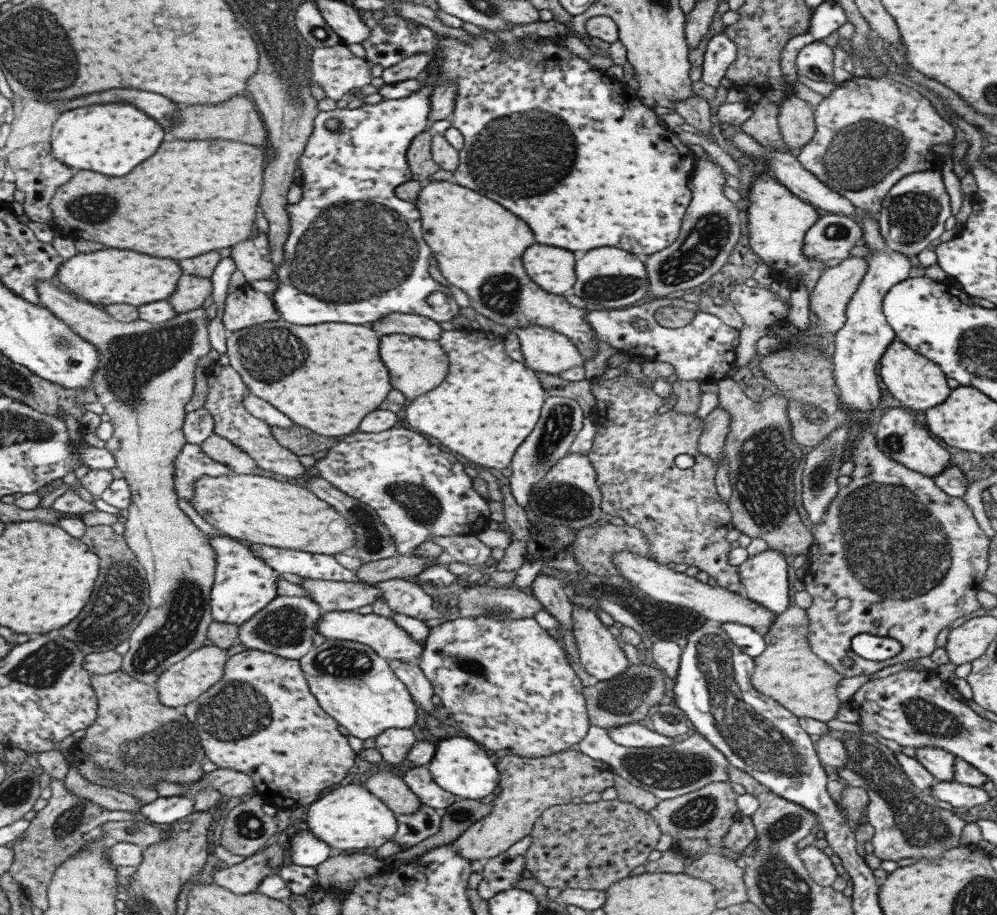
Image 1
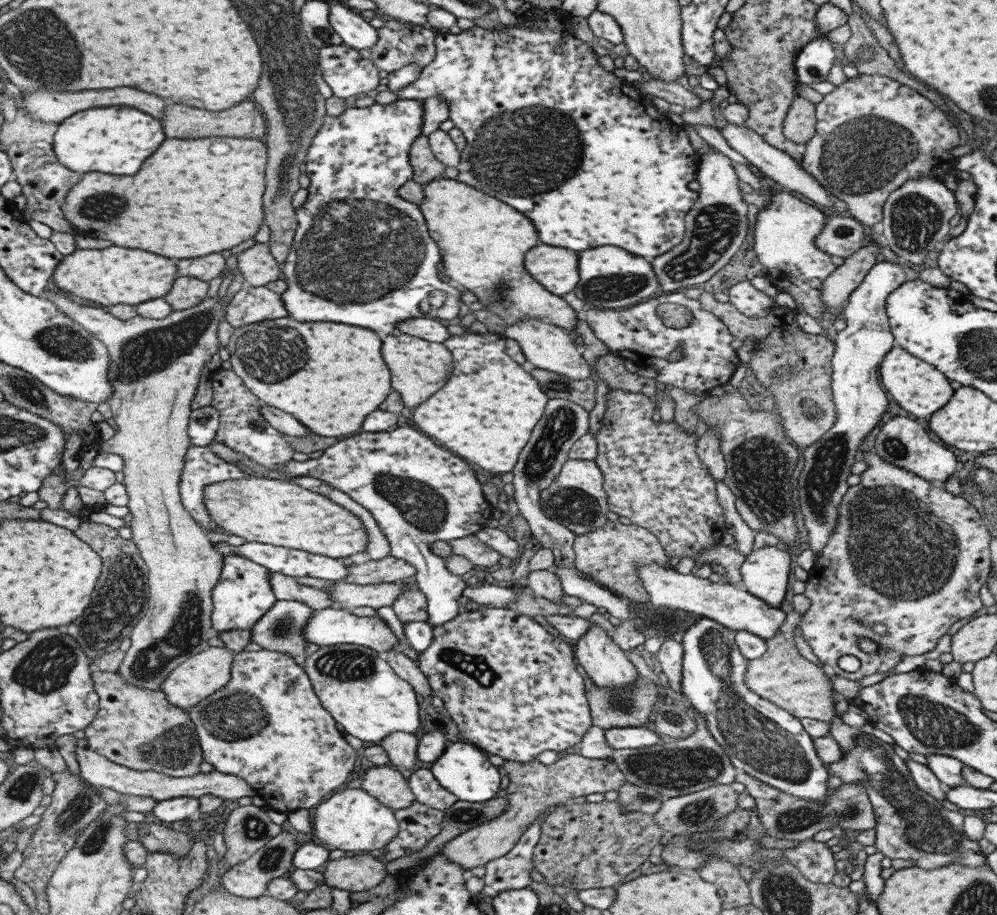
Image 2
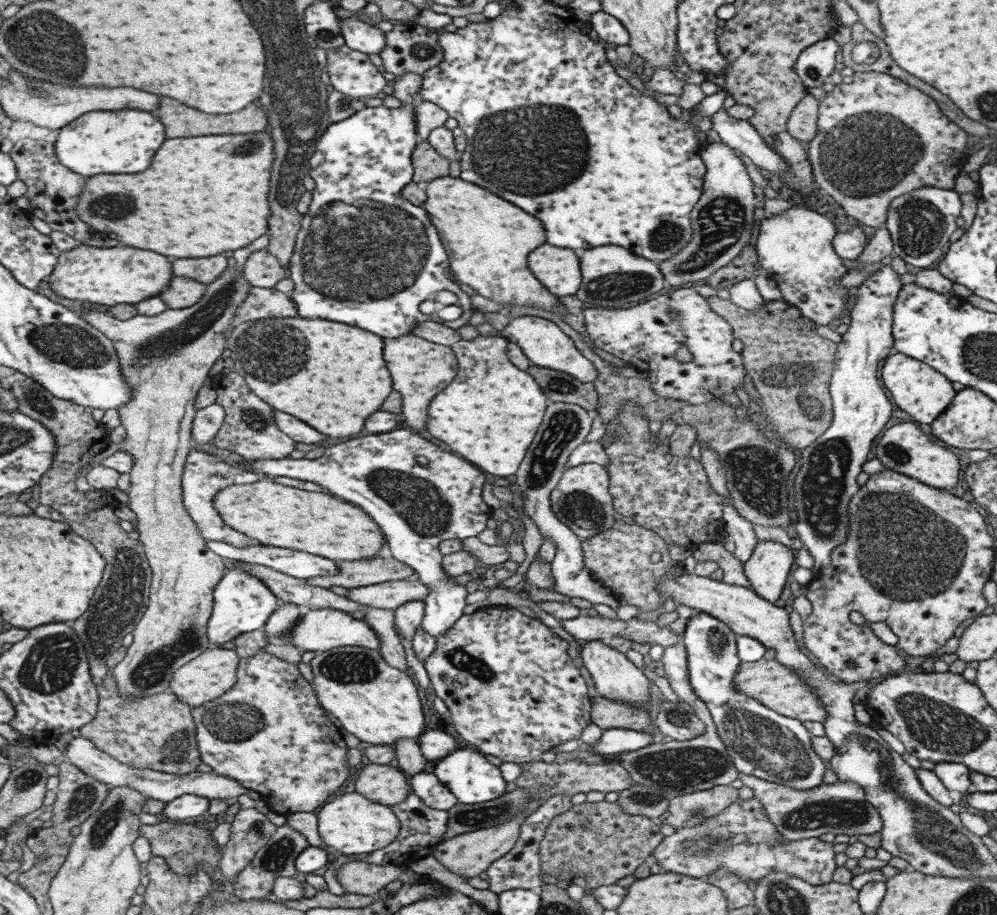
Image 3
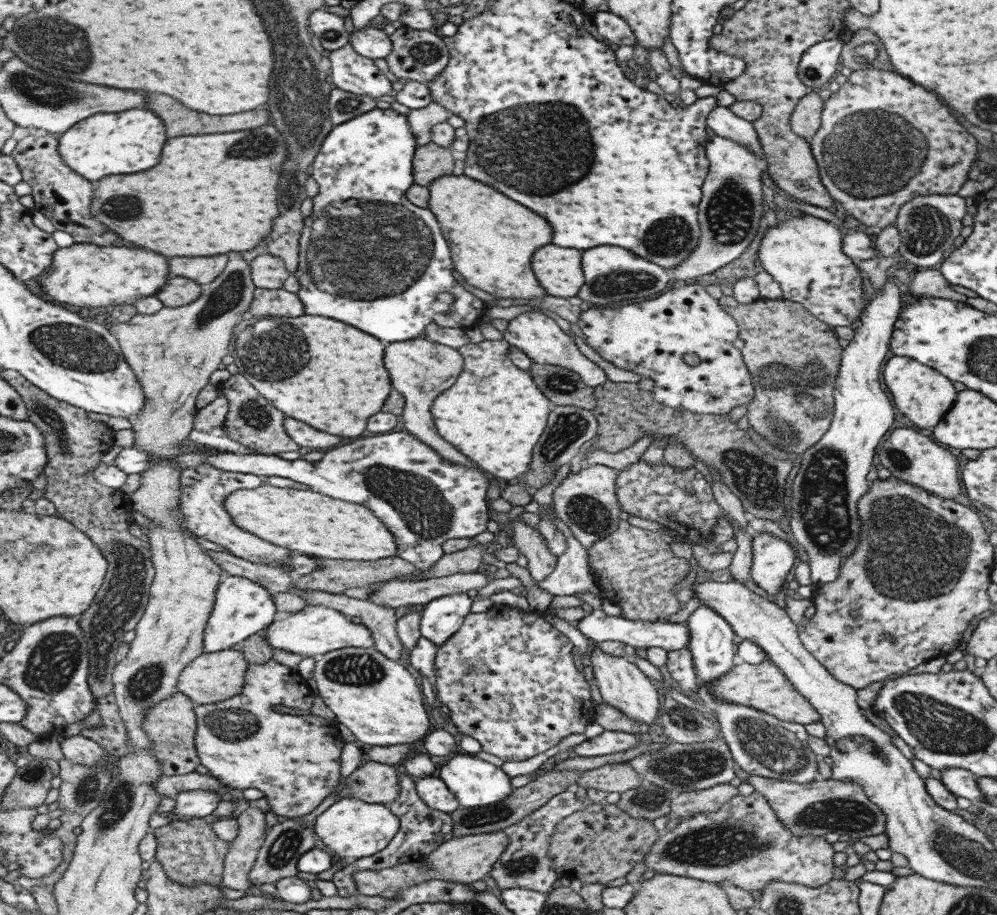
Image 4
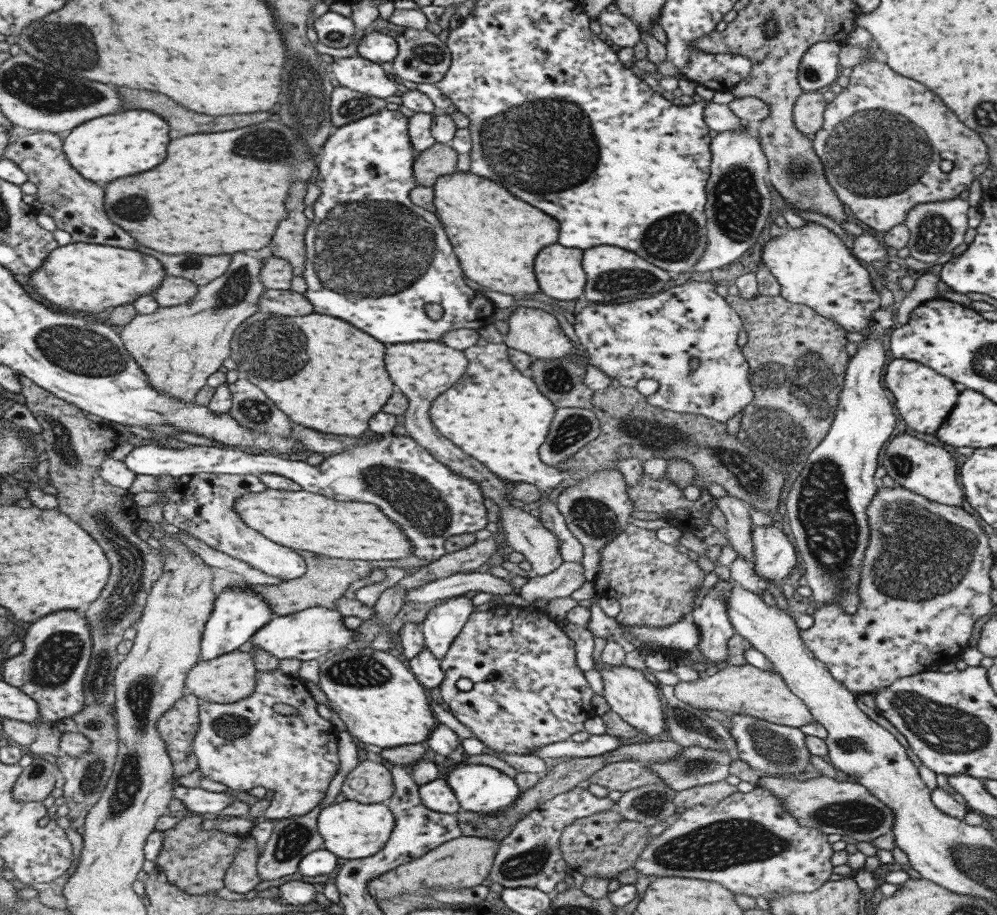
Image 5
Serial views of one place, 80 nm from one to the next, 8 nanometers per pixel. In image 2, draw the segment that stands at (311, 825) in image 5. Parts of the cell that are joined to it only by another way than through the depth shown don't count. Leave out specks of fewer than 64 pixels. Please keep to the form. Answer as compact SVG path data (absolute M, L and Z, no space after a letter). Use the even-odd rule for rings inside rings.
M287 831L280 832L277 836L270 838L263 846L260 846L249 858L233 865L233 868L223 871L220 876L220 885L227 892L243 898L255 898L264 894L264 890L273 878L285 877L291 872L292 856L299 844L295 837Z

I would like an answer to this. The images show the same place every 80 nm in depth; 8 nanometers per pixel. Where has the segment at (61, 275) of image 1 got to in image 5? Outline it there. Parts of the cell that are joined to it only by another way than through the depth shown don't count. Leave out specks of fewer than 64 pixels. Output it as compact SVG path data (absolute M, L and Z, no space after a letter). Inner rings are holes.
M71 242L54 249L28 284L41 298L67 312L98 314L107 306L121 306L132 303L137 296L152 294L163 276L163 268L153 256L97 243Z

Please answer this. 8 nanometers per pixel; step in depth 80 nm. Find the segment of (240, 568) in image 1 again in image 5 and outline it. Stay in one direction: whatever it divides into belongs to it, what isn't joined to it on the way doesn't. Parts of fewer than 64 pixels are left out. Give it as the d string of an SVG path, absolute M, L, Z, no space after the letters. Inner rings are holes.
M243 581L230 582L213 601L209 618L202 630L199 661L211 660L221 654L237 650L241 644L249 641L257 630L265 626L265 623L269 622L272 617L269 605L257 591L254 591Z

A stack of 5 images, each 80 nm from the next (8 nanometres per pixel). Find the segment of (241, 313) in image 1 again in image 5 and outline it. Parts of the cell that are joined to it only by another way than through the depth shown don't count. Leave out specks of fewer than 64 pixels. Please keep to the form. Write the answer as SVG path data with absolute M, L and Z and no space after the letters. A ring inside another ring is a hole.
M265 289L258 302L260 302L258 312L266 311L275 315L293 317L313 313L311 303L303 297L303 294L291 290Z

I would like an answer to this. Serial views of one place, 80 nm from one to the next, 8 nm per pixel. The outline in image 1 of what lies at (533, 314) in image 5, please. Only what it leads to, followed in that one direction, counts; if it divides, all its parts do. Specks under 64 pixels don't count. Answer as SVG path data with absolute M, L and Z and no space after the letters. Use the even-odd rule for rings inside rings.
M535 325L521 327L513 331L517 335L523 360L531 370L555 375L563 380L571 382L579 382L586 379L584 375L585 360L566 336L556 331Z

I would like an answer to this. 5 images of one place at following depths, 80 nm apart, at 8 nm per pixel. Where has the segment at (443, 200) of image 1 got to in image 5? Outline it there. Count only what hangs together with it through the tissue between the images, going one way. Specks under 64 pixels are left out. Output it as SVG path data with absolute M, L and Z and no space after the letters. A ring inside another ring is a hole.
M468 171L437 177L431 187L435 212L465 278L512 297L537 294L533 258L543 246L557 242L557 222L513 198L500 184Z

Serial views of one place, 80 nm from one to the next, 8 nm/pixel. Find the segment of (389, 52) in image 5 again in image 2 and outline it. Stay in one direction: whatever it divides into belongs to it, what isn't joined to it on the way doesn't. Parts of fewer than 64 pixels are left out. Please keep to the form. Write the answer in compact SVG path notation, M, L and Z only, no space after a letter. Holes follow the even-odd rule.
M327 2L327 20L343 45L355 50L369 50L377 40L376 30L363 21L358 12L348 9L342 2Z

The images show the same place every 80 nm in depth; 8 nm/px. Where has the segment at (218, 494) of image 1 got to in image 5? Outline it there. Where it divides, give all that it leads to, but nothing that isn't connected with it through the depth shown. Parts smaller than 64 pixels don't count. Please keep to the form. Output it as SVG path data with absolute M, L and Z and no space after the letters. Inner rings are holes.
M266 488L261 492L248 492L242 497L237 497L232 507L245 526L257 531L271 542L293 550L307 550L321 557L348 561L386 561L405 558L412 554L403 531L389 520L378 506L368 502L341 502L303 489L295 492Z

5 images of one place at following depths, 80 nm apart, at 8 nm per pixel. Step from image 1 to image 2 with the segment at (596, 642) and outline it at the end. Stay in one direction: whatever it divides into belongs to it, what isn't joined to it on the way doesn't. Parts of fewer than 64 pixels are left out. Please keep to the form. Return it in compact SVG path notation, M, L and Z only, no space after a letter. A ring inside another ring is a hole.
M591 625L576 640L575 657L595 687L630 687L638 674L626 652L598 625Z

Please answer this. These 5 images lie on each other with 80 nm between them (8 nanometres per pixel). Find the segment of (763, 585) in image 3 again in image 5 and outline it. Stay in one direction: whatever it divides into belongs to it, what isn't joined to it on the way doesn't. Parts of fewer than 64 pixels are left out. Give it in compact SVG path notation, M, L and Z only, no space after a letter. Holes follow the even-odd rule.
M752 526L750 539L754 573L766 582L781 583L785 580L798 561L794 547L785 534L772 526Z

